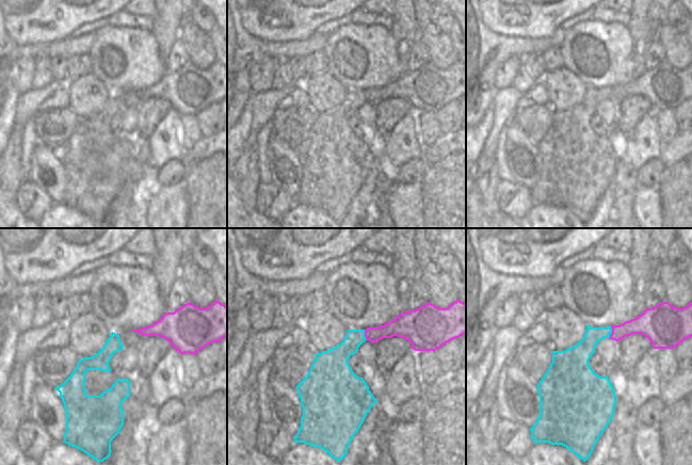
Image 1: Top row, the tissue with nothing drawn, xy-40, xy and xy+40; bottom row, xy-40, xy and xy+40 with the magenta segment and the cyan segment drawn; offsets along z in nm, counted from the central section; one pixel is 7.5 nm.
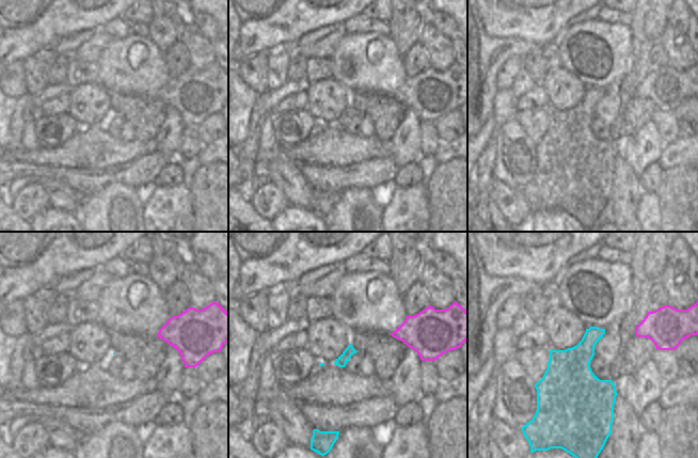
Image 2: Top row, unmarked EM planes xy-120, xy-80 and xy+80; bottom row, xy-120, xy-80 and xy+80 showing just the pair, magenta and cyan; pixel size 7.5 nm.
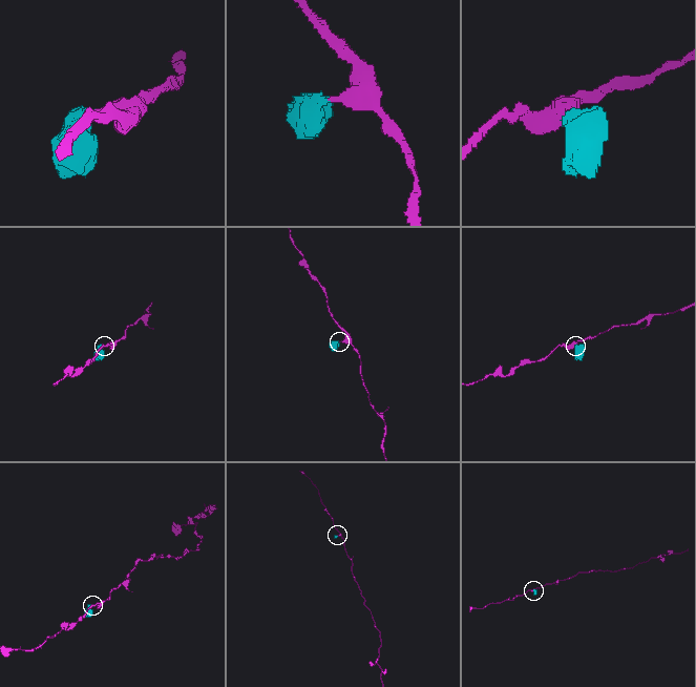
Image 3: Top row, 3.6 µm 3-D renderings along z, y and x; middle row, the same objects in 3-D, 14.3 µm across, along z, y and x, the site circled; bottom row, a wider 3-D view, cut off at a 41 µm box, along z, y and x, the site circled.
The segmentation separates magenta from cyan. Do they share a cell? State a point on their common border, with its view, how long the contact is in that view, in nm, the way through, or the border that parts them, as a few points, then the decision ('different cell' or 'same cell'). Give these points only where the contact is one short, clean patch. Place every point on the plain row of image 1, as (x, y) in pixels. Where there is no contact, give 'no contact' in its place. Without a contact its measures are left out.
meets magenta in xy+40 at (612, 93); contact 90 nm long; runs through xy+40 (644, 85), (612, 93), (600, 94), (584, 110); same cell

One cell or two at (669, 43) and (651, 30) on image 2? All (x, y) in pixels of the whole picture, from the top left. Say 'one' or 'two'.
two

